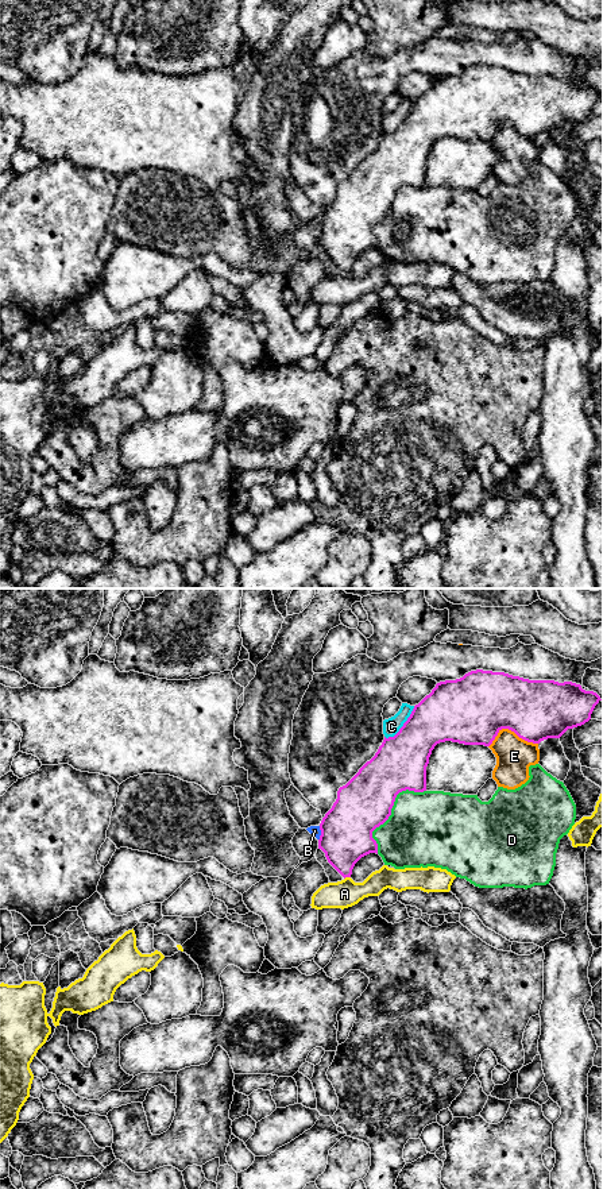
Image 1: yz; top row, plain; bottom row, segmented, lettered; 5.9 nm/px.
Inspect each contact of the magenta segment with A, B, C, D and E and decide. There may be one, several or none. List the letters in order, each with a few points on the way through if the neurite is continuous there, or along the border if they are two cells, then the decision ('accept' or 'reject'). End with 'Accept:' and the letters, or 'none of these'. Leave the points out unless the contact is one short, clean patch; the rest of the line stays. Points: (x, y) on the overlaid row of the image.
A: border along yz (350, 876), (344, 879); reject
B: border along yz (320, 826), (319, 840); reject
C: reject
D: reject
E: reject
Accept: none of these

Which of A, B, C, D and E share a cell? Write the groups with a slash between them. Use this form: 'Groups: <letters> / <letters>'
Groups: A / B / C / D / E

